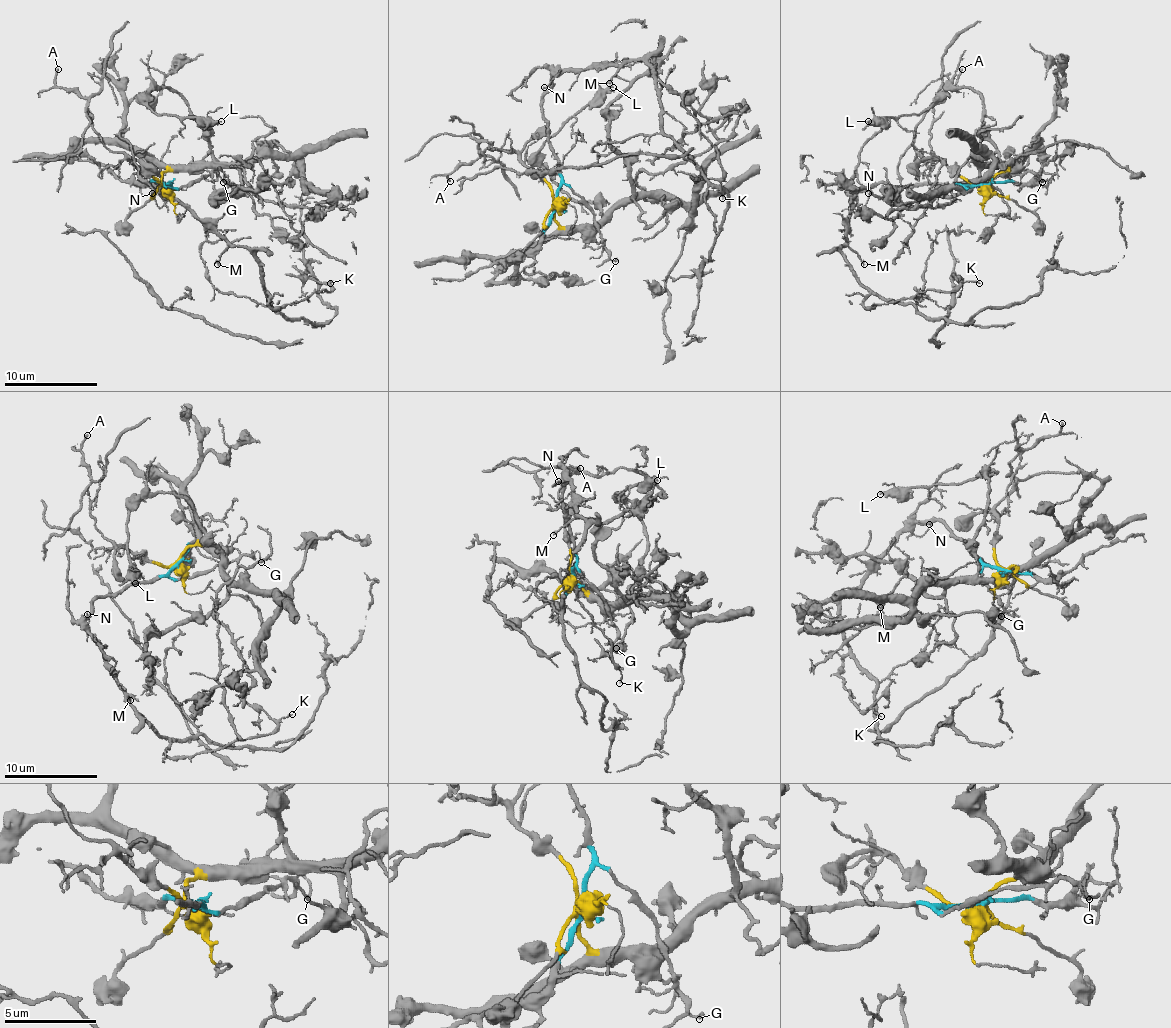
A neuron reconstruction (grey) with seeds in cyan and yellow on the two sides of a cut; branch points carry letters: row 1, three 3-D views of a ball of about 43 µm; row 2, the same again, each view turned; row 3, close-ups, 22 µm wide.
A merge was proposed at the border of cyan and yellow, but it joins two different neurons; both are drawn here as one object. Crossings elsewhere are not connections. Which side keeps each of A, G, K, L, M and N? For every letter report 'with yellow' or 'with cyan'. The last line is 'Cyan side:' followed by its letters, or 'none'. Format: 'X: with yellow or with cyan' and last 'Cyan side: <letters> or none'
A: with yellow
G: with cyan
K: with cyan
L: with yellow
M: with cyan
N: with cyan
Cyan side: G, K, M, N

